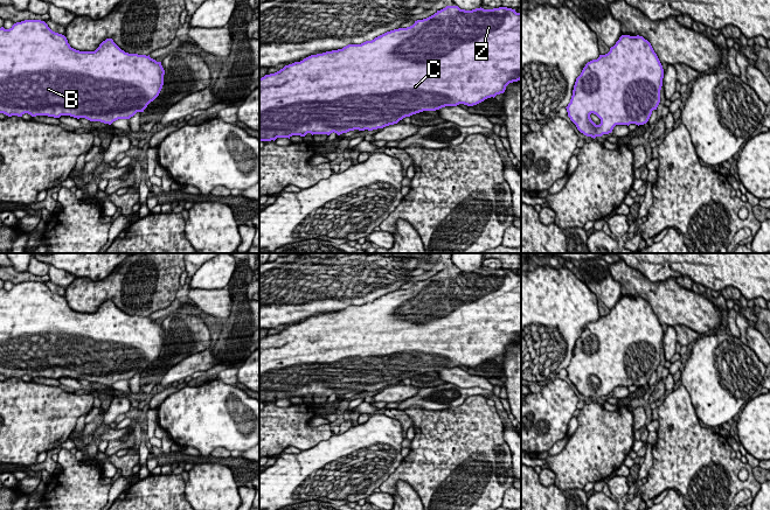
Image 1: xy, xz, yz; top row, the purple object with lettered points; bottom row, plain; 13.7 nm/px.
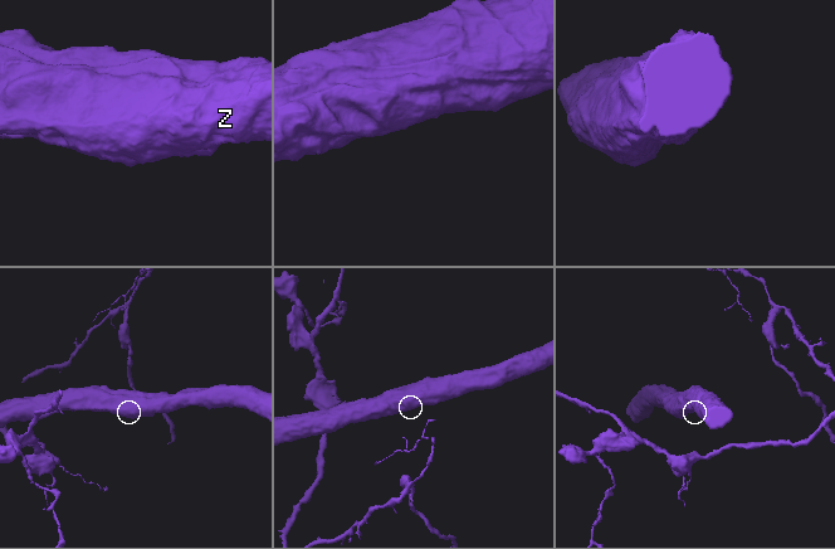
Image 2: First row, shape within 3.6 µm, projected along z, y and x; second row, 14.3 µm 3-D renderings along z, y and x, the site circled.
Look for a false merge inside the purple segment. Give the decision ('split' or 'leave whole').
leave whole

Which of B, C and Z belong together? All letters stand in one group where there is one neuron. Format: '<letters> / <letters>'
B C Z

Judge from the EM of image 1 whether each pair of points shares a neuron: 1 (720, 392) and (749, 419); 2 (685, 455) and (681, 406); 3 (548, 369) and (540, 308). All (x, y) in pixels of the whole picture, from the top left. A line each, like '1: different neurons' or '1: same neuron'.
1: different neurons
2: same neuron
3: same neuron

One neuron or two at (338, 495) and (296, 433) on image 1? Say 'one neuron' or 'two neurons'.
two neurons

